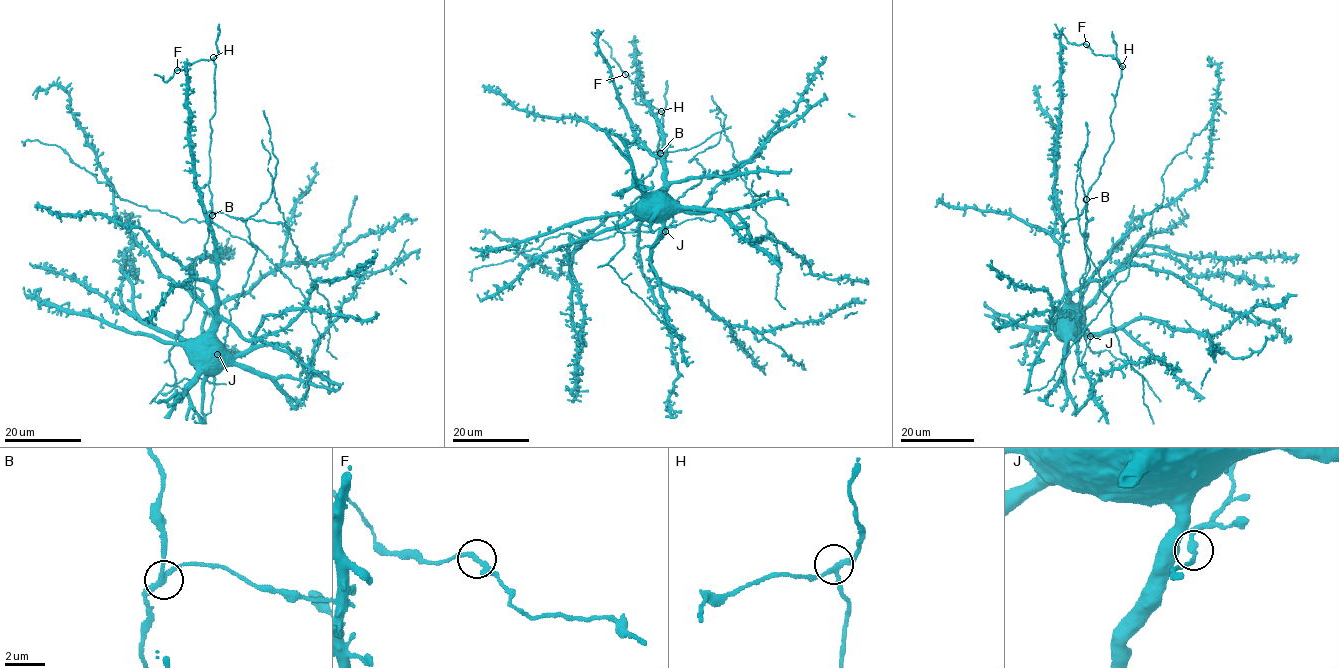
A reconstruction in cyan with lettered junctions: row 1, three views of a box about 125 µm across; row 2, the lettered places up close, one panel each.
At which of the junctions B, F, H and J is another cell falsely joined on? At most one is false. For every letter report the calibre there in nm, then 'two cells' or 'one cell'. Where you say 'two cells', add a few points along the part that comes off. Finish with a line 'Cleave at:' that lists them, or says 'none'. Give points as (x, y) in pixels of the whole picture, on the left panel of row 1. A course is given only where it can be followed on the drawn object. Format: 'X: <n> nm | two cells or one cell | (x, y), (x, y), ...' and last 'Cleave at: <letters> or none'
B: 200 nm | two cells | (212, 215), (224, 212), (241, 219), (283, 222)
F: 220 nm | one cell
H: 220 nm | one cell
J: 220 nm | one cell
Cleave at: B

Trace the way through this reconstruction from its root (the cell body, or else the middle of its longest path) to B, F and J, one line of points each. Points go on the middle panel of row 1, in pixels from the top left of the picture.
B: (662, 202), (662, 198), (652, 198), (624, 213), (631, 202), (641, 197), (642, 179), (656, 165), (660, 153)
F: (662, 202), (652, 198), (624, 213), (656, 165), (663, 127), (663, 113), (636, 102), (625, 74)
J: (662, 202), (662, 198), (668, 202), (662, 225), (662, 231), (665, 231)

